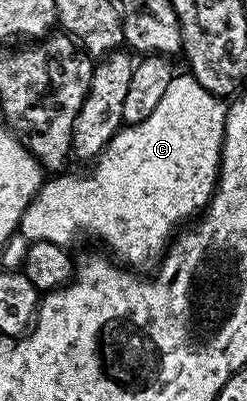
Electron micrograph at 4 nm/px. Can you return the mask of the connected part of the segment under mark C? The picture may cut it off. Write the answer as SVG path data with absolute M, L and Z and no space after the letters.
M175 74L165 89L165 94L161 97L161 102L157 103L153 112L144 121L136 124L128 124L116 132L115 137L103 147L97 159L90 165L91 173L88 176L63 176L55 174L50 178L44 179L37 194L25 206L25 214L21 214L19 232L25 234L25 238L31 242L53 242L57 246L67 248L71 246L78 236L96 236L109 251L116 261L122 262L127 266L139 266L135 264L147 264L151 259L162 257L169 241L176 235L180 226L186 225L192 218L198 217L199 213L207 207L211 200L211 195L215 192L215 183L219 180L219 163L221 162L221 150L223 149L223 135L225 134L225 124L227 118L228 105L224 97L214 96L201 82L197 82L195 77L190 74Z

